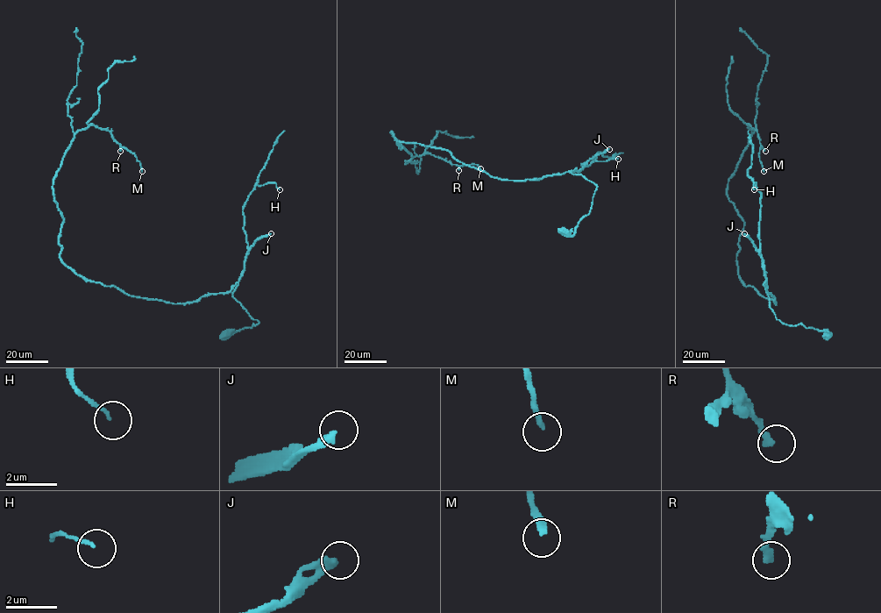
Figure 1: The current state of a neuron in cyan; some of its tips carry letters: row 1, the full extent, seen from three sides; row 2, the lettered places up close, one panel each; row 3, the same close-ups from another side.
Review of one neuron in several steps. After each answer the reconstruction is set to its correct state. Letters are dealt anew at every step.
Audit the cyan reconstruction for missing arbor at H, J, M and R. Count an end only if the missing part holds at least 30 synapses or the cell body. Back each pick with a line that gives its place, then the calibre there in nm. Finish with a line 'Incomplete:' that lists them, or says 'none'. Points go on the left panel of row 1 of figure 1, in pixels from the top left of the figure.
J: place (271, 233); calibre 240 nm
Incomplete: J

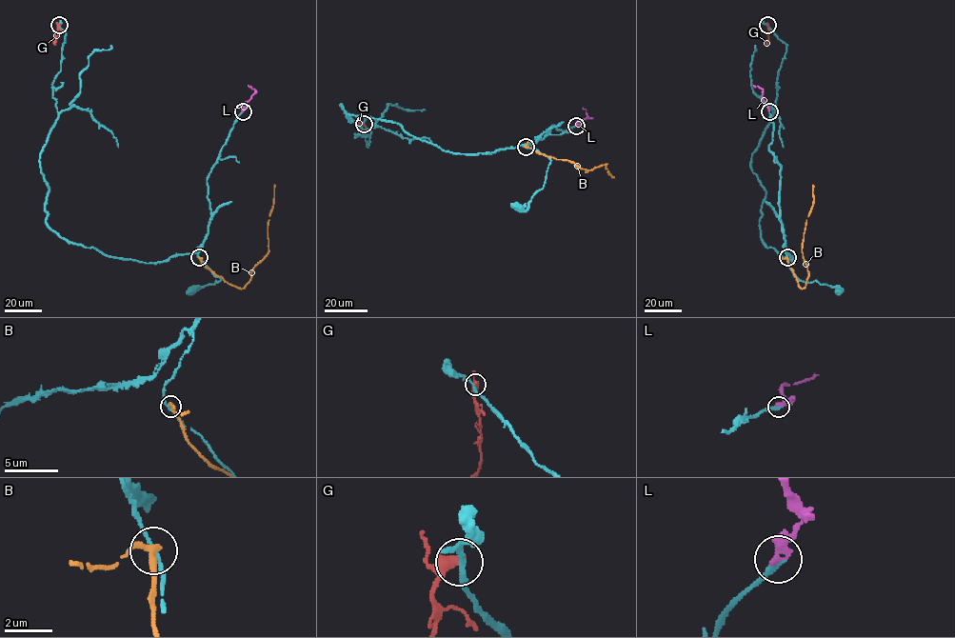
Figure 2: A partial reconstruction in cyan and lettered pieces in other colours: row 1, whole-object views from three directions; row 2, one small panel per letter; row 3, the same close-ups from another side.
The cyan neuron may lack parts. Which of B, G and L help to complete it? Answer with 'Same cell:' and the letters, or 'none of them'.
Same cell: L

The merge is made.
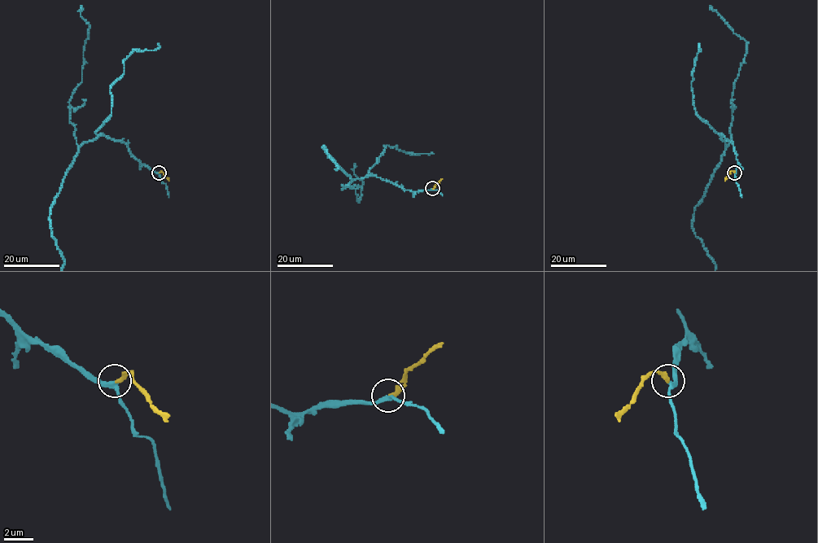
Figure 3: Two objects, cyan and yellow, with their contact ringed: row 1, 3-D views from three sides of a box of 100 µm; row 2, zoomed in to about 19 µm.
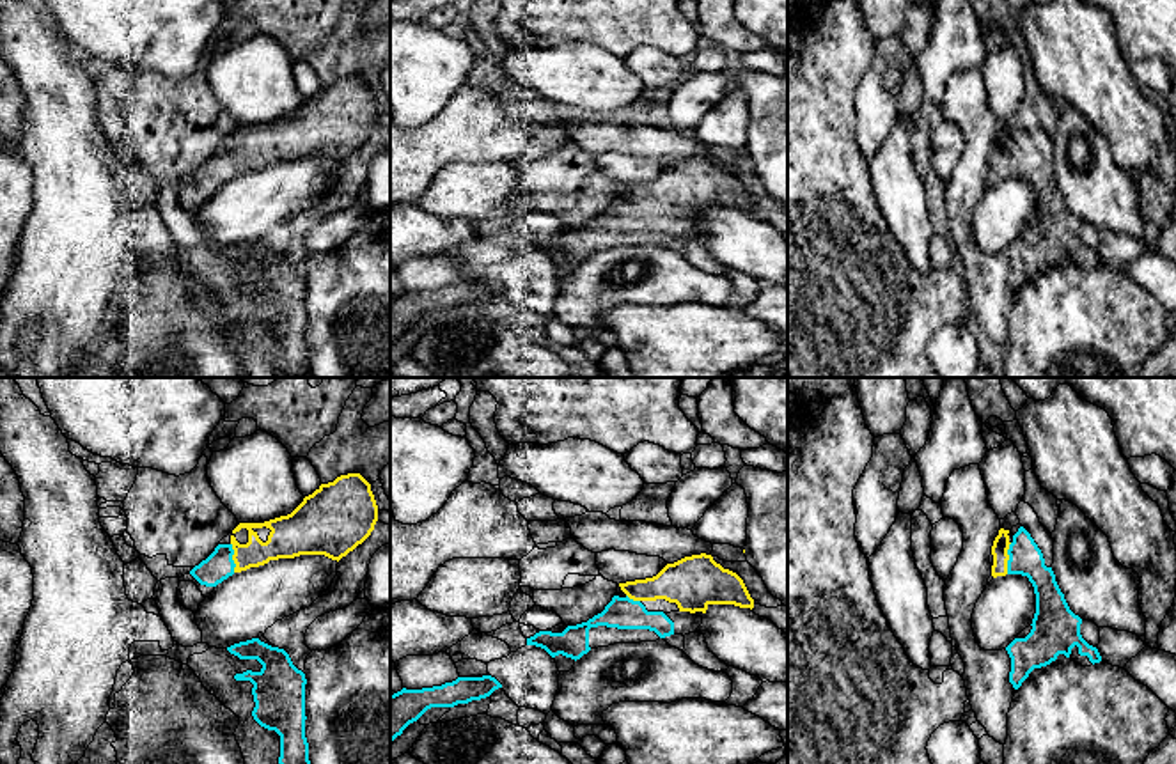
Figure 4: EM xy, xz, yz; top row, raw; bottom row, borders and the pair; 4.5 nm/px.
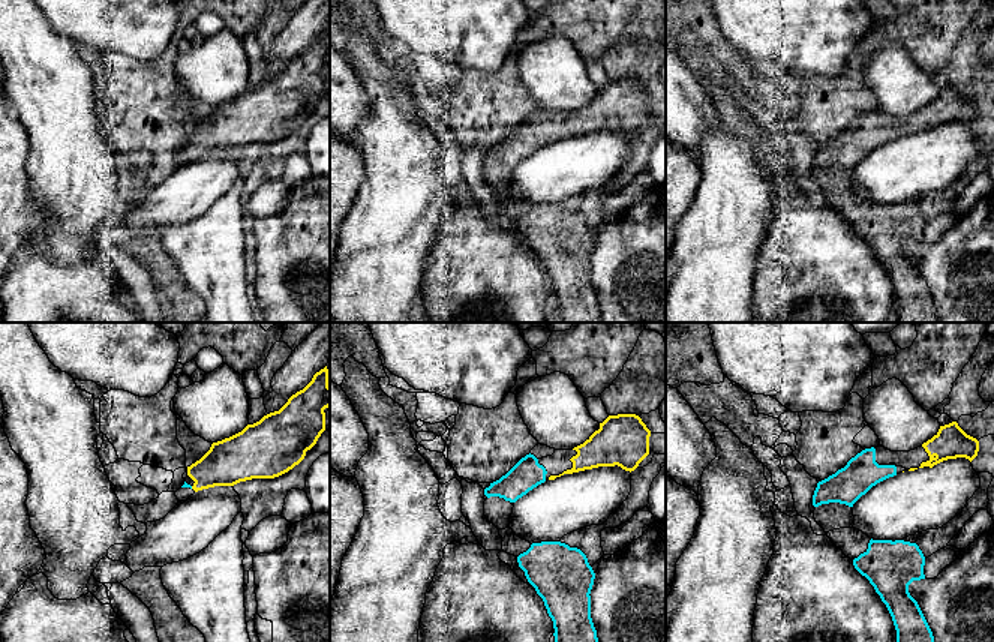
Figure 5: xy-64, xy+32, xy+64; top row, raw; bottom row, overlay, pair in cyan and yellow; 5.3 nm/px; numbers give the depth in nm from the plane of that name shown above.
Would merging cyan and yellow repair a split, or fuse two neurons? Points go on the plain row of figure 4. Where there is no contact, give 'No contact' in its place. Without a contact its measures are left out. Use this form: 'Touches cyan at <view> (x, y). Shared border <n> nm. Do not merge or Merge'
Touches cyan at yz (1010, 162). Shared border 150 nm. Merge

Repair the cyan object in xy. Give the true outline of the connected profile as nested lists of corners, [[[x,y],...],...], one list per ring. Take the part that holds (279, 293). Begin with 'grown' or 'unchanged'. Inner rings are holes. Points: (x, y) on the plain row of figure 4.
unchanged; [[[259,241],[234,246],[227,253],[239,262],[257,262],[263,271],[259,275],[247,273],[236,277],[236,284],[250,284],[255,310],[254,323],[280,339],[278,367],[291,378],[310,378],[309,346],[305,340],[305,277],[298,273],[284,252],[271,250]]]

